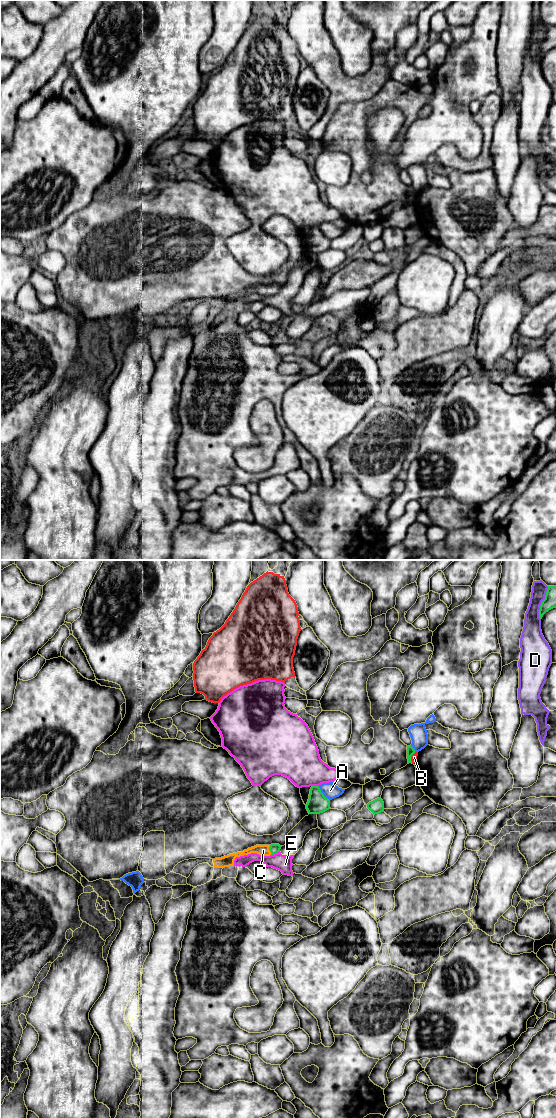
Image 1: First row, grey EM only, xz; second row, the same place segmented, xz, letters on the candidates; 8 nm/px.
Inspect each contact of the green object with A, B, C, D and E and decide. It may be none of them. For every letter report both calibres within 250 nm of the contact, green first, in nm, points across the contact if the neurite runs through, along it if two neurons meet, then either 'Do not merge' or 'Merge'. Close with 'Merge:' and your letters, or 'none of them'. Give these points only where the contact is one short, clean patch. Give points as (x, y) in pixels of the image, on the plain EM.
A: Thickness 160 nm (green) against 120 nm. Do not merge
B: Thickness 60 nm (green) against 50 nm. Do not merge
C: Thickness 80 nm (green) against 90 nm. Path across: xz (274, 288), (269, 289), (263, 290). Merge
D: Thickness 100 nm (green) against 150 nm. Do not merge
E: Thickness 80 nm (green) against 140 nm. Do not merge
Merge: C

